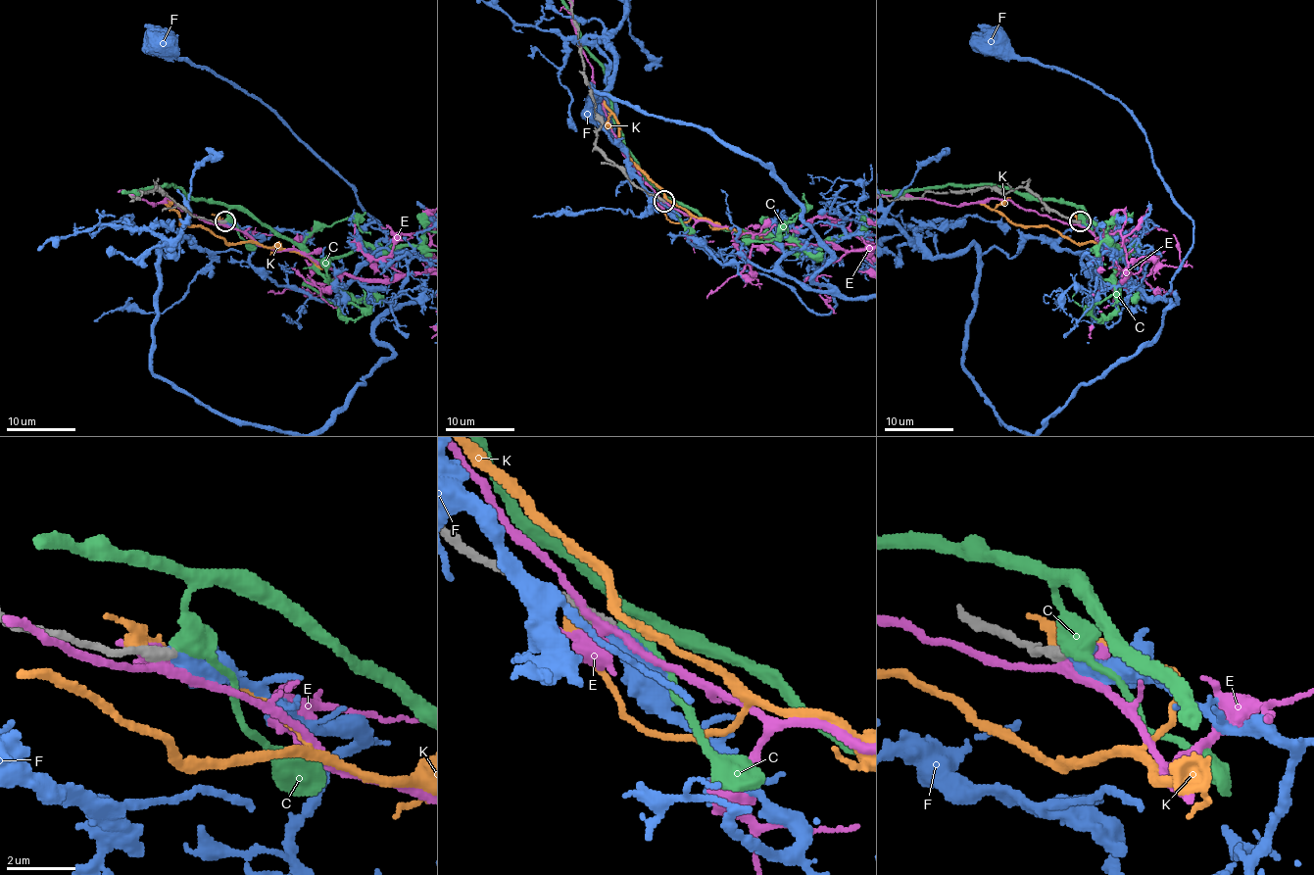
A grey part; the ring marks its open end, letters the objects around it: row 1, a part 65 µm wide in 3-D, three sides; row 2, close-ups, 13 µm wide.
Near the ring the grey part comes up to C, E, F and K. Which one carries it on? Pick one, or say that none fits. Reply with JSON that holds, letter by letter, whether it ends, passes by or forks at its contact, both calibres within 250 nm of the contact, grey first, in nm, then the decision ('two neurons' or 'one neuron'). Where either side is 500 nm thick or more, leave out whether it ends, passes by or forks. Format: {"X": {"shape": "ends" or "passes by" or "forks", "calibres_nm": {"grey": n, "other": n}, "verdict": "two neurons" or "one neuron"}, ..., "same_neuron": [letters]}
{"C": {"shape": "forks", "calibres_nm": {"grey": 360, "other": 360}, "verdict": "two neurons"}, "E": {"shape": "forks", "calibres_nm": {"grey": 400, "other": 360}, "verdict": "two neurons"}, "F": {"shape": "ends", "calibres_nm": {"grey": 380, "other": 420}, "verdict": "one neuron"}, "K": {"shape": "passes by", "calibres_nm": {"grey": 420, "other": 380}, "verdict": "two neurons"}, "same_neuron": ["F"]}

